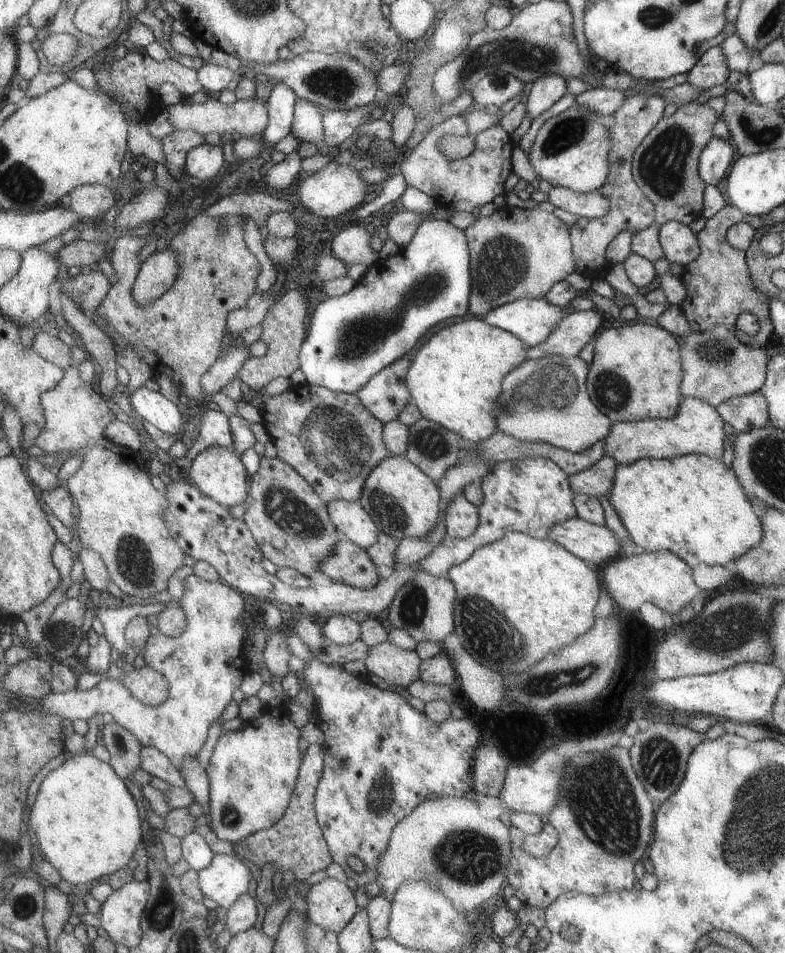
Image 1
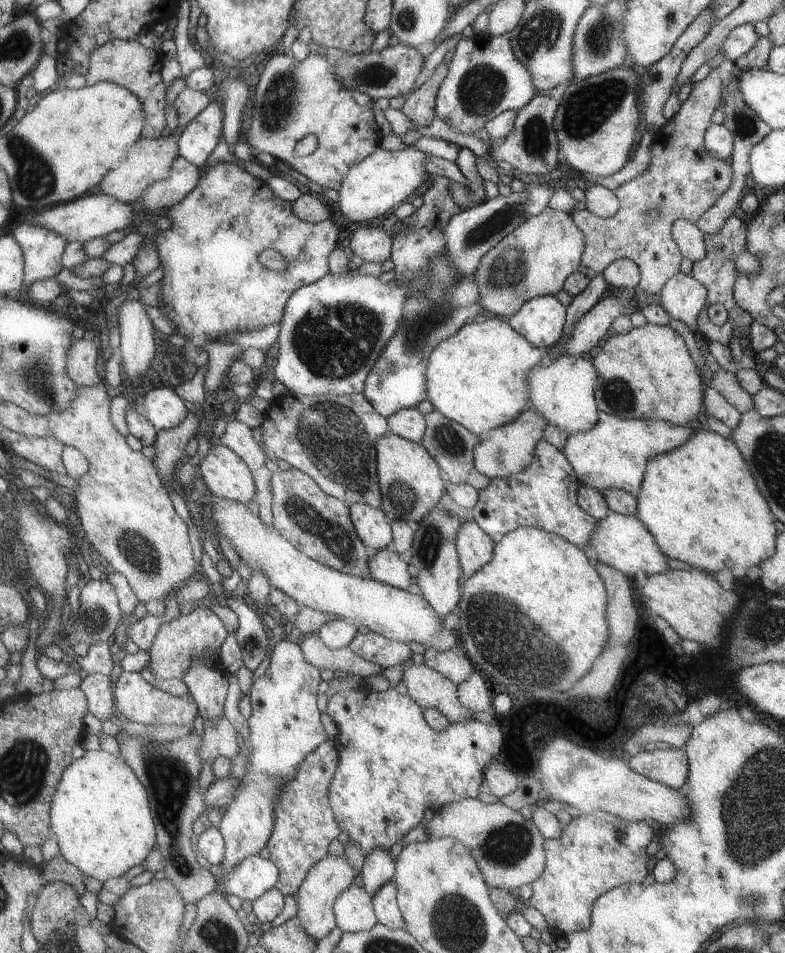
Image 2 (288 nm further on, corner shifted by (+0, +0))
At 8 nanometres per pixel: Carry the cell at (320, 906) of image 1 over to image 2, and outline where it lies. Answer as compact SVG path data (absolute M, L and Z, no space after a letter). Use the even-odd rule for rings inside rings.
M353 884L347 892L339 894L335 900L335 918L337 928L345 934L359 934L375 928L379 914L375 912L375 896L371 896L361 884Z

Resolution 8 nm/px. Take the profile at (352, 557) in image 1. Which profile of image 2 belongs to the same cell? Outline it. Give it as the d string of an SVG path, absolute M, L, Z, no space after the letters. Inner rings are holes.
M391 548L373 552L369 578L383 582L387 586L405 590L405 592L411 584L415 584L415 576L411 574L411 566L407 566L407 562L397 552L393 552Z

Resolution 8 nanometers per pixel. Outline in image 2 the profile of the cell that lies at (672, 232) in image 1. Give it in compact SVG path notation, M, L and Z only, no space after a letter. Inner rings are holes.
M679 220L671 228L671 238L675 240L675 246L679 246L683 258L687 258L691 264L697 260L703 260L707 256L705 248L705 234L691 222Z

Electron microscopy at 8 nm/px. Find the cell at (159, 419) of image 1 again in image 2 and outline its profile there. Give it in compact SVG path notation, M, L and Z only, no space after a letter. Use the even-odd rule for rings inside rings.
M159 386L143 398L143 412L157 428L157 432L163 432L179 428L187 420L187 416L191 416L185 404L187 402L173 388Z

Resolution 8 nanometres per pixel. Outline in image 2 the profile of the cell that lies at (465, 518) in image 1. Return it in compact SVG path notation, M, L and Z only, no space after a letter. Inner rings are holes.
M471 516L463 522L457 536L459 558L463 566L463 576L471 578L485 564L491 562L497 550L497 538L491 538Z

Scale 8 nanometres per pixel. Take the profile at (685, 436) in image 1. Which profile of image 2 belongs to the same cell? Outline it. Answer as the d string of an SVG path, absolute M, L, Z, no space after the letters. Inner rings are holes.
M599 412L599 424L587 432L573 434L563 448L567 460L575 466L581 486L587 486L599 494L607 488L617 488L635 496L643 486L647 476L647 460L653 460L659 454L667 454L681 444L691 440L697 428L691 424L673 426L663 420L623 420L611 414Z

